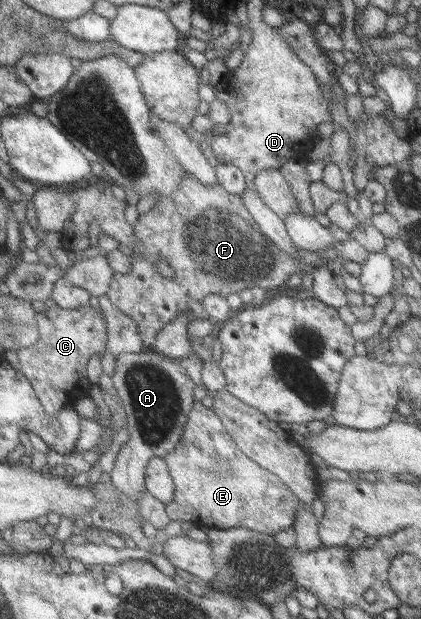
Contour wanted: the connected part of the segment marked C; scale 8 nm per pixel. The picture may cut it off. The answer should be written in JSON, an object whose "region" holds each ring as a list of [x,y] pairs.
{"region":[[[56,305],[40,311],[36,318],[38,318],[38,333],[40,334],[38,343],[22,348],[16,353],[21,364],[20,371],[31,381],[46,413],[54,417],[54,414],[60,413],[64,407],[72,405],[92,391],[93,385],[88,380],[86,367],[88,367],[90,357],[99,354],[103,357],[108,351],[108,323],[104,319],[104,311],[101,308],[95,310],[90,305],[78,309],[62,309]]]}

